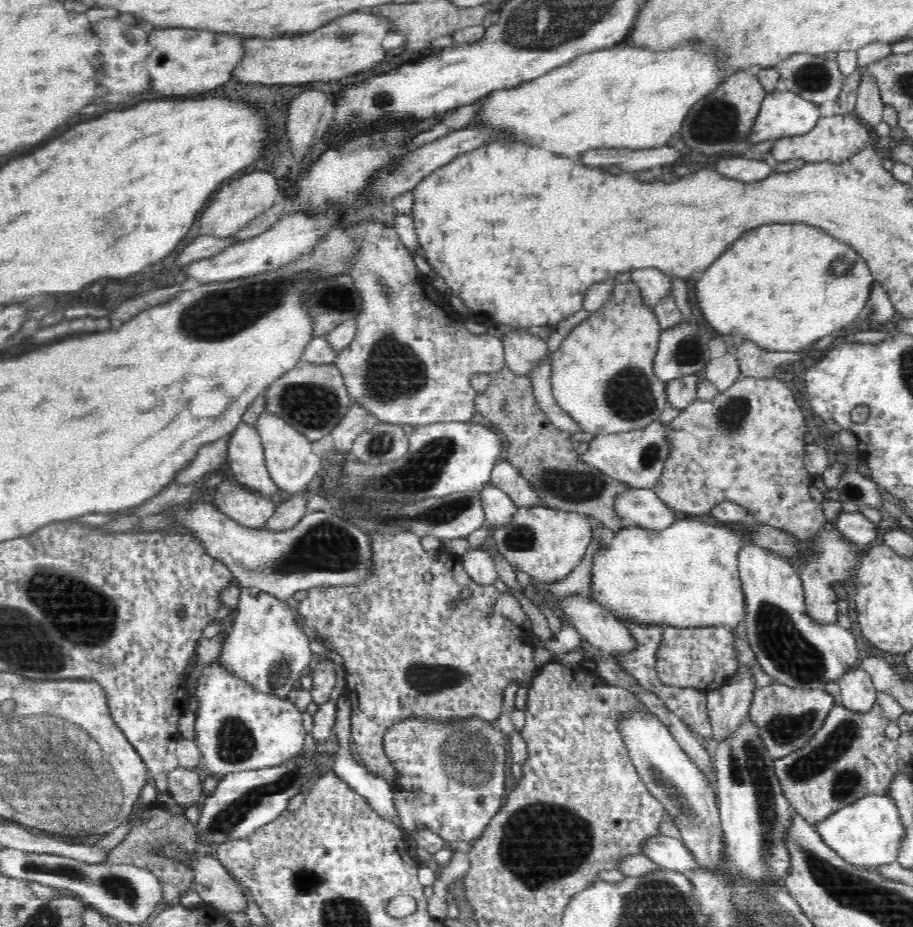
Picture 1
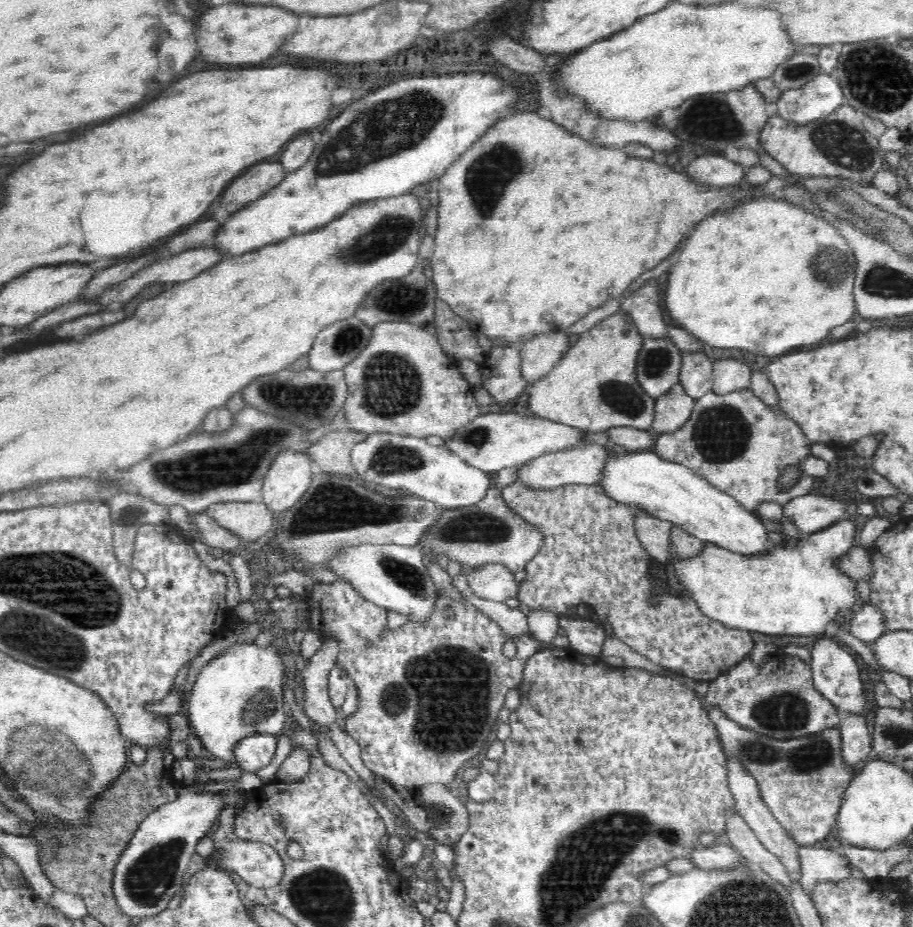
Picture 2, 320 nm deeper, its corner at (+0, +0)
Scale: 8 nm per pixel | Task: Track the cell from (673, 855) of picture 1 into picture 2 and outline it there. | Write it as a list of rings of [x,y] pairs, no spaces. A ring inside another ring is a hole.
[[[716,843],[711,847],[702,845],[690,852],[689,858],[700,869],[727,869],[738,861],[738,851],[731,845]]]

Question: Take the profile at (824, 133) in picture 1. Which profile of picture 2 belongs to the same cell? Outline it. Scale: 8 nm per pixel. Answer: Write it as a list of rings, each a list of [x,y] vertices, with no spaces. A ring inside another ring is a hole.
[[[850,105],[839,106],[831,115],[818,119],[806,126],[793,126],[778,115],[770,117],[761,131],[762,150],[776,160],[792,175],[808,177],[838,177],[852,183],[870,185],[877,172],[882,171],[882,160],[885,152],[879,148],[879,137],[871,136],[864,128],[864,123],[858,119],[856,109]]]

